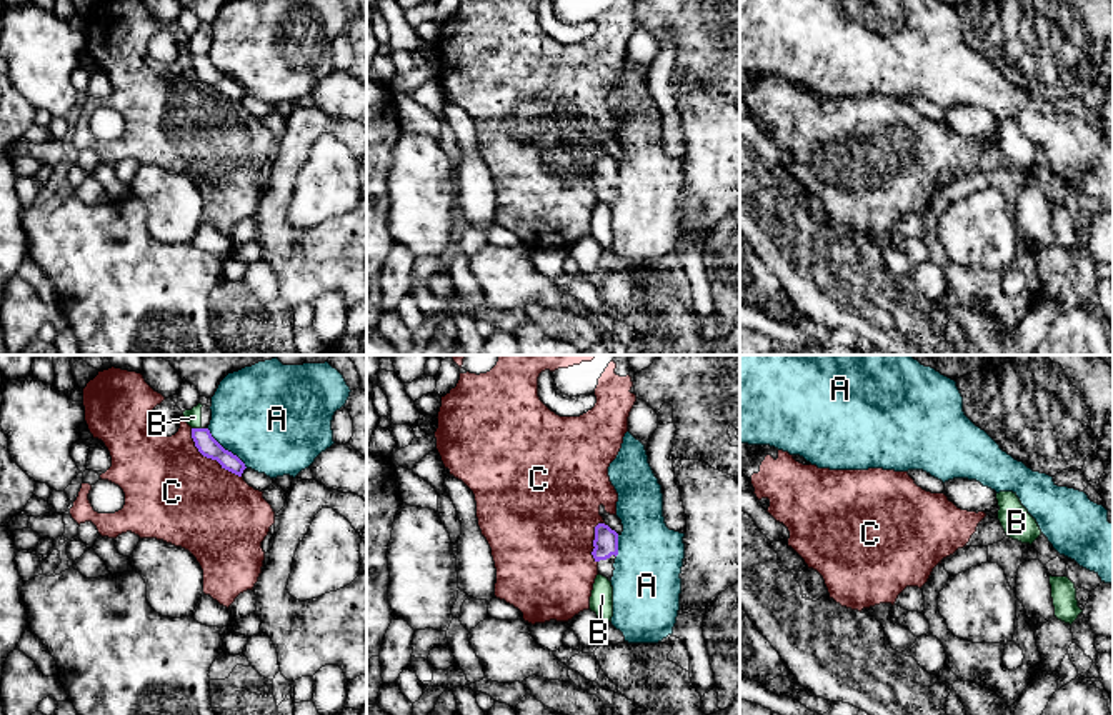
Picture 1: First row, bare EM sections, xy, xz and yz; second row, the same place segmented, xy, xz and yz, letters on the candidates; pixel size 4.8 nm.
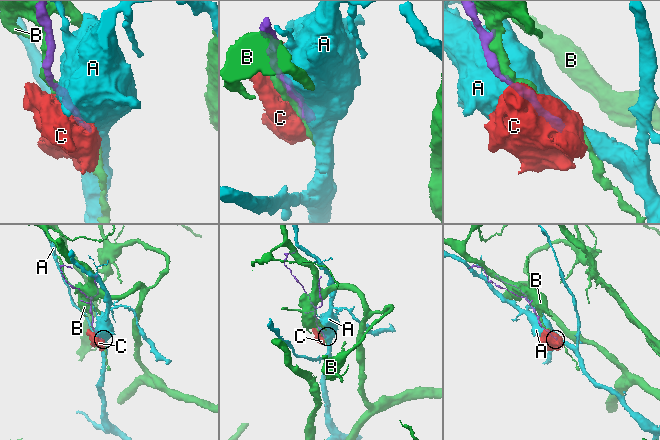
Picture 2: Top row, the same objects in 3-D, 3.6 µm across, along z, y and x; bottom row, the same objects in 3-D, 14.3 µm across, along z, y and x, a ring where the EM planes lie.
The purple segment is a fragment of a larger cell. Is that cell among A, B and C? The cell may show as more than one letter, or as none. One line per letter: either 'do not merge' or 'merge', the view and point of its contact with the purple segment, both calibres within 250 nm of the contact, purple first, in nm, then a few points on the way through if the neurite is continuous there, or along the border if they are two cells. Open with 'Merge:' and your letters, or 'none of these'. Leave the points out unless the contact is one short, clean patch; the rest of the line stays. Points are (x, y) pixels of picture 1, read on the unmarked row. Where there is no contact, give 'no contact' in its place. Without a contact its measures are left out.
Merge: none of these
A: do not merge; contact xy (227, 77); calibres 100 and 460 nm
B: do not merge; contact xy (197, 55); calibres 100 and 80 nm
C: do not merge; contact xy (209, 84); calibres 100 and 460 nm

